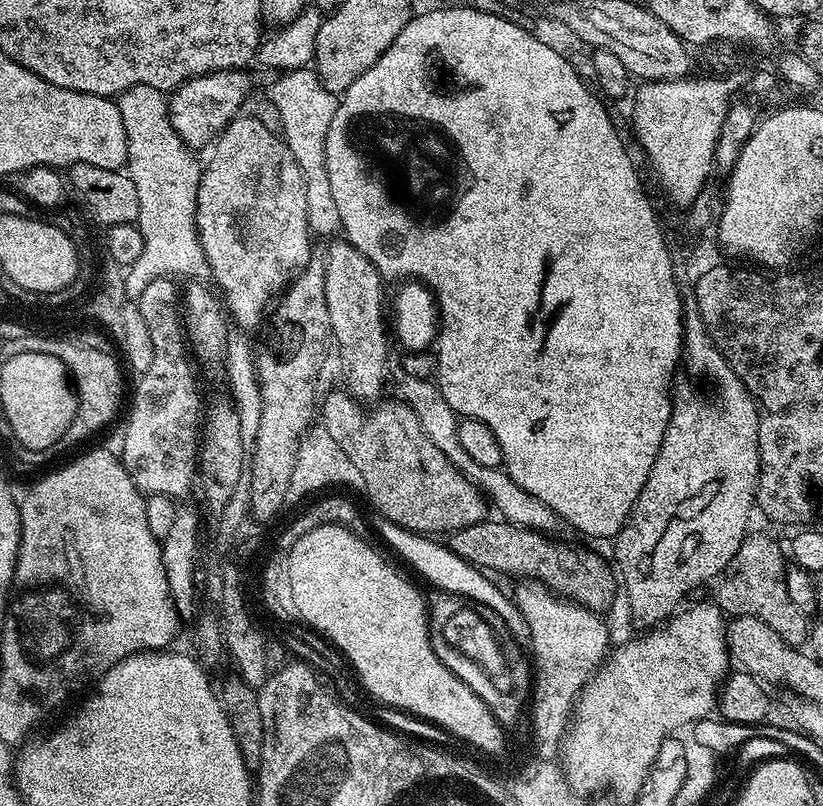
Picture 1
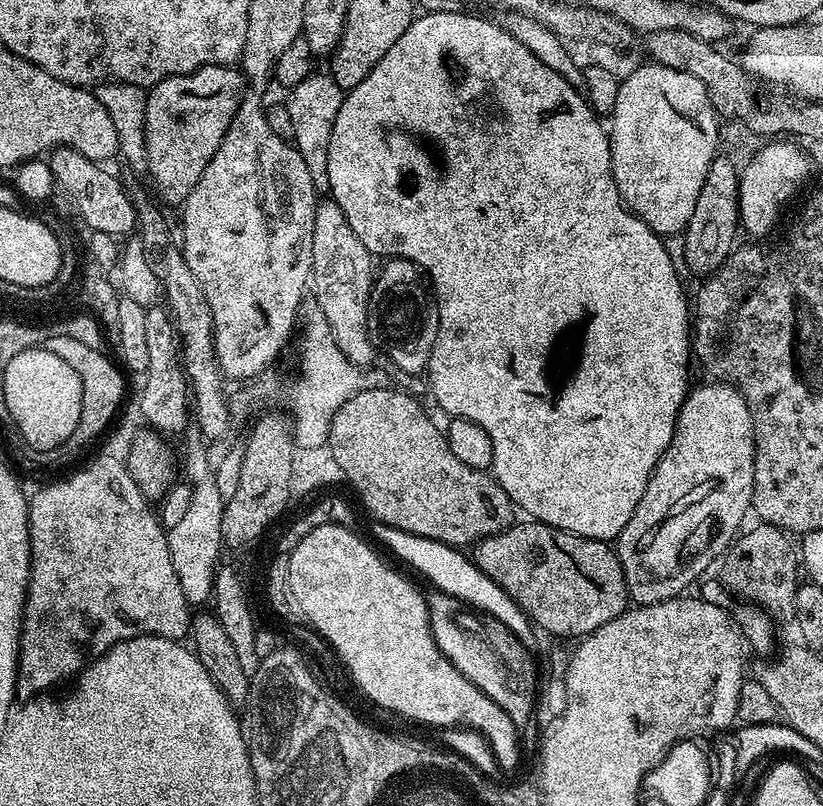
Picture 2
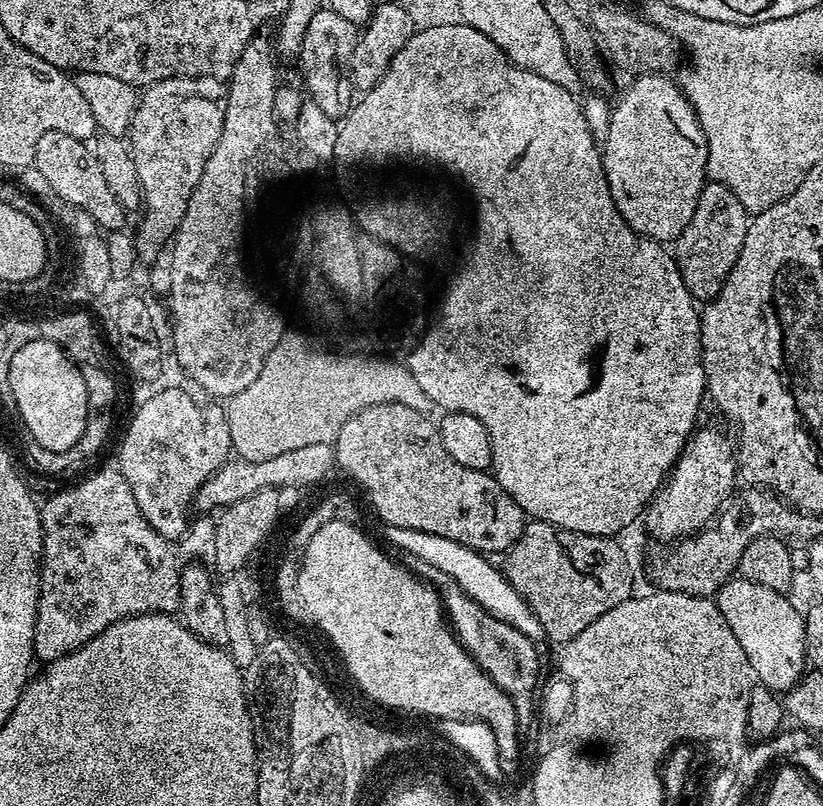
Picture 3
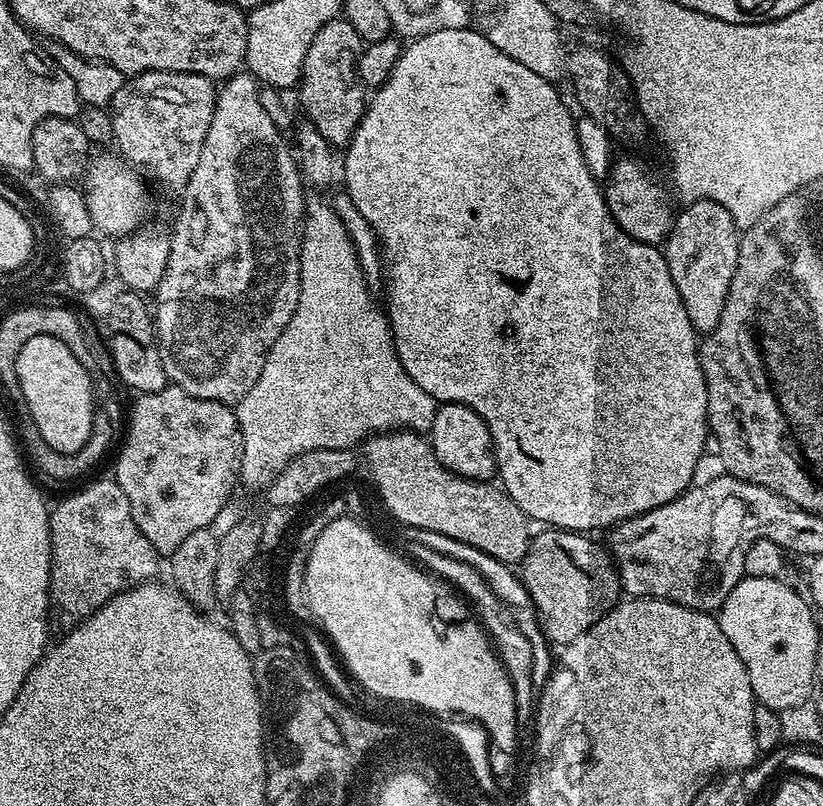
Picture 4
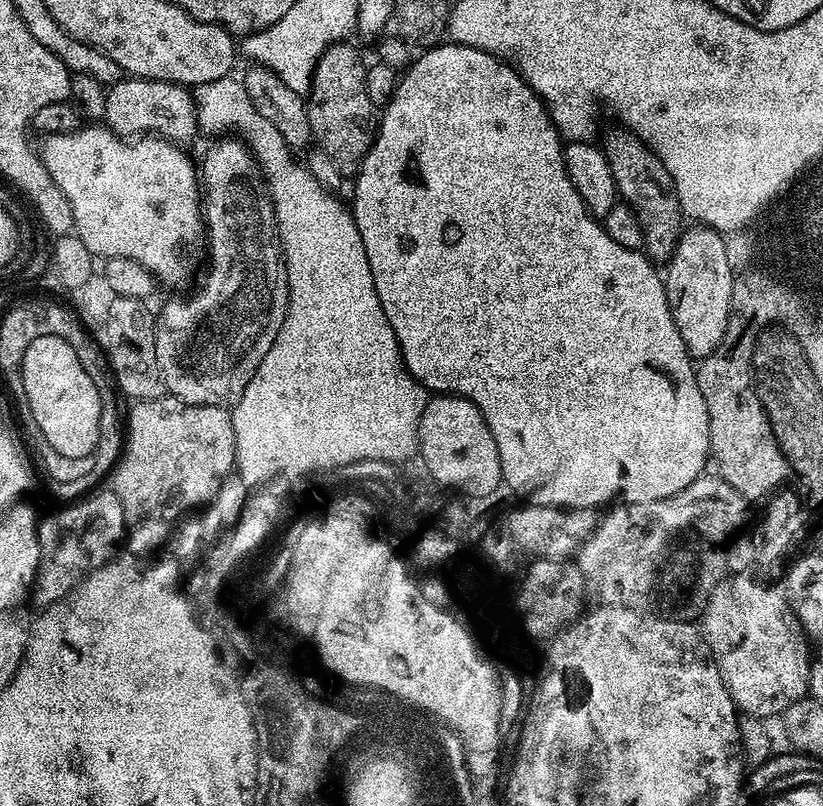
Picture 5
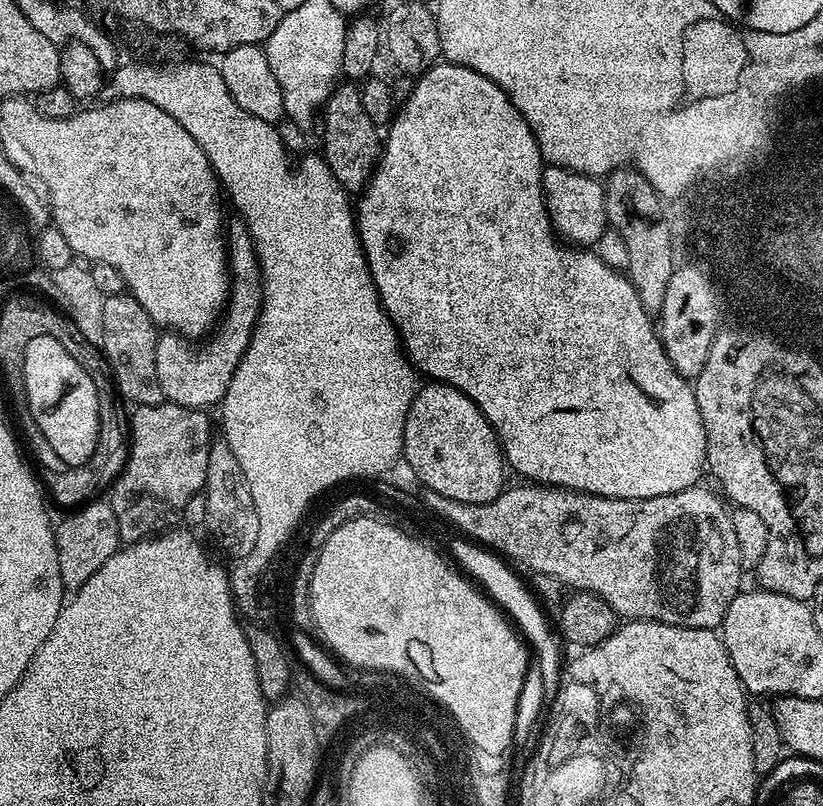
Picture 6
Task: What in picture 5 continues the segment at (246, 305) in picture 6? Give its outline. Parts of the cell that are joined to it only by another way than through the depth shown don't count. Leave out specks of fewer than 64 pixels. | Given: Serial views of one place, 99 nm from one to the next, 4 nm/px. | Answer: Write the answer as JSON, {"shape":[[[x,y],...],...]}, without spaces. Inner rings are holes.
{"shape":[[[243,139],[220,140],[217,144],[212,144],[208,148],[208,153],[204,156],[204,165],[201,163],[198,168],[198,175],[202,185],[202,224],[208,228],[208,273],[204,276],[204,281],[193,290],[189,296],[176,296],[173,300],[168,300],[161,306],[160,312],[155,313],[156,333],[154,334],[154,350],[158,358],[158,370],[160,377],[164,380],[164,387],[173,396],[177,396],[182,402],[187,404],[201,404],[202,406],[232,406],[237,398],[246,390],[250,378],[254,378],[254,370],[266,358],[266,353],[270,351],[270,346],[274,346],[274,338],[278,338],[278,330],[286,318],[288,309],[288,279],[284,269],[284,258],[280,254],[280,238],[276,234],[276,215],[272,209],[272,200],[268,197],[268,189],[264,182],[264,177],[260,171],[248,145]]]}

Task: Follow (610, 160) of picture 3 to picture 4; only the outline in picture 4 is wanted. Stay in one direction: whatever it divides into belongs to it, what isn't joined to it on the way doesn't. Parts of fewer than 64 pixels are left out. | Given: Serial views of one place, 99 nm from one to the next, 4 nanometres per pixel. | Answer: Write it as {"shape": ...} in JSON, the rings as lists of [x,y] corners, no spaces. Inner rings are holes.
{"shape":[[[638,159],[615,161],[606,177],[604,189],[607,208],[624,233],[643,244],[655,245],[659,245],[670,233],[674,209],[672,210],[668,194]]]}

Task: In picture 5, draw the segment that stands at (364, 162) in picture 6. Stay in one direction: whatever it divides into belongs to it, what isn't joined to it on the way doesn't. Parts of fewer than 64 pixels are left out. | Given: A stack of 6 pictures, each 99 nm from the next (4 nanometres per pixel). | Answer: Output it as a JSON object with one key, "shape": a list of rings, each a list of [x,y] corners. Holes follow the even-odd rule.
{"shape":[[[352,42],[334,44],[316,63],[312,89],[306,97],[313,141],[330,156],[333,169],[348,178],[360,169],[374,135],[374,105],[366,94],[365,71],[366,60]]]}

